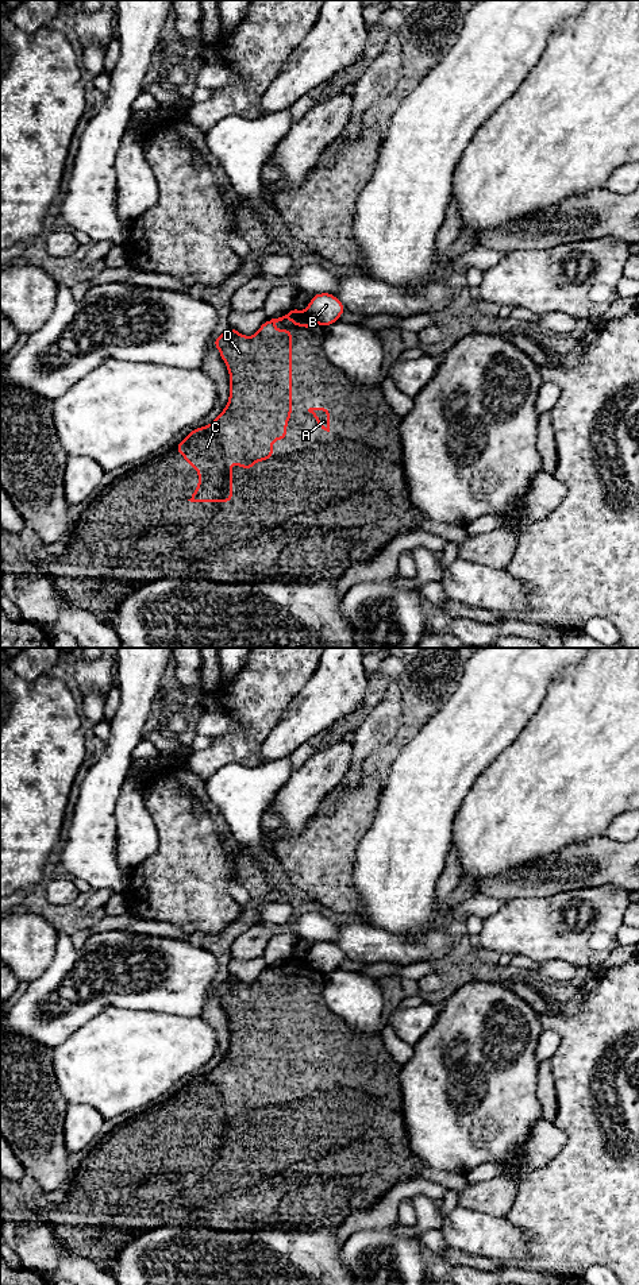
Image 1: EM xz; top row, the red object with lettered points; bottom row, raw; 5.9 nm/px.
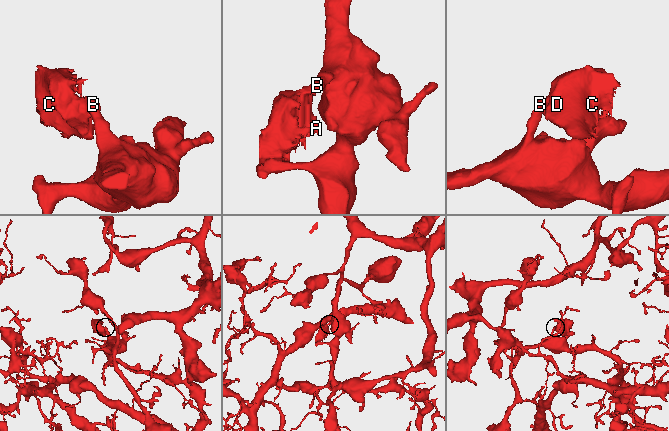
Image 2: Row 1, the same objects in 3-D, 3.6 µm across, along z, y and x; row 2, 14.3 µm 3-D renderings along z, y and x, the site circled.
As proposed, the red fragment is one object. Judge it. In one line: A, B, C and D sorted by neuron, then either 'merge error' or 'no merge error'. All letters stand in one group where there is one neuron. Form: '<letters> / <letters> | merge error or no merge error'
A C D / B | merge error

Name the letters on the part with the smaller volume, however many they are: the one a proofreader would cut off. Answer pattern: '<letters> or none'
A, C, D

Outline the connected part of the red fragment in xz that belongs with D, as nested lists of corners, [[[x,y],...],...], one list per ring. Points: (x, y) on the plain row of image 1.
[[[293,956],[282,965],[265,969],[253,984],[245,984],[228,975],[215,985],[213,993],[230,1022],[230,1045],[213,1070],[190,1078],[176,1095],[184,1103],[184,1110],[199,1120],[199,1132],[188,1149],[231,1150],[231,1114],[236,1111],[250,1118],[255,1110],[273,1107],[273,1089],[286,1087],[288,1068],[292,1065],[292,979],[274,976],[284,966],[307,977],[316,972],[307,958]]]

